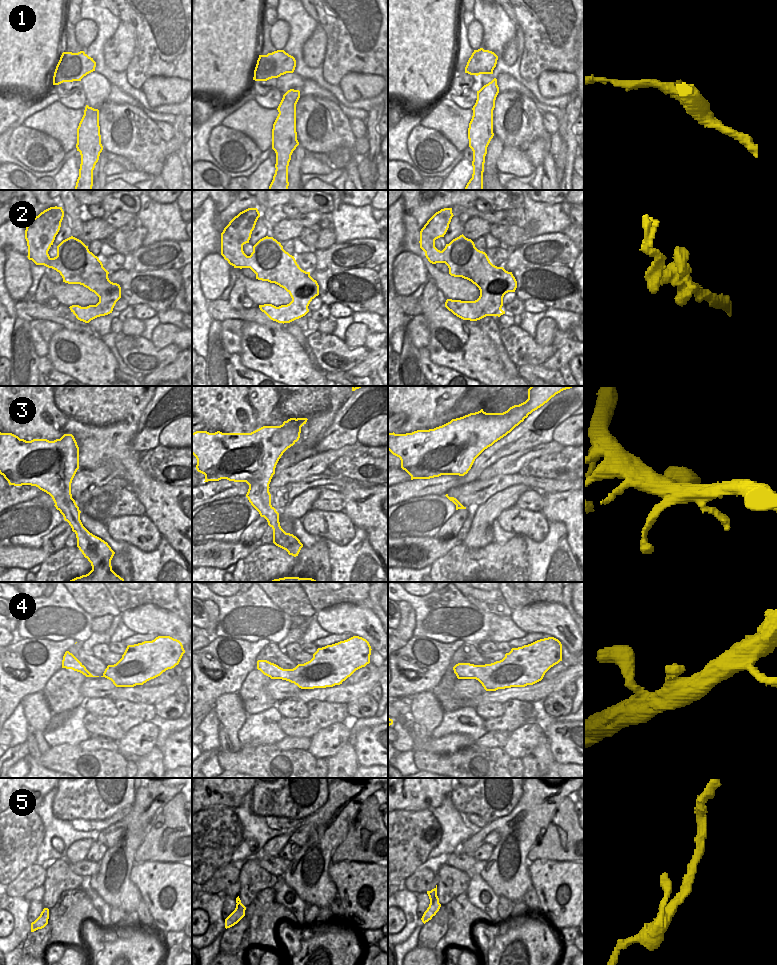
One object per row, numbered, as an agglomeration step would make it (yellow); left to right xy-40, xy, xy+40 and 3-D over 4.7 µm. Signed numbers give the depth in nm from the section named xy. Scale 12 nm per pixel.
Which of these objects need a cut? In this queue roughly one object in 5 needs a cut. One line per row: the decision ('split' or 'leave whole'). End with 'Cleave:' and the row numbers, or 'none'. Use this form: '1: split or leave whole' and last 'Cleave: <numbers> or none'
1: leave whole
2: leave whole
3: leave whole
4: leave whole
5: leave whole
Cleave: none

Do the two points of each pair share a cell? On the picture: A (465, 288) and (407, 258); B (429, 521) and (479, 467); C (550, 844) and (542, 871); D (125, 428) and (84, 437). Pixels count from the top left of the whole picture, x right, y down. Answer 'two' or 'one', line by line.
A: two
B: two
C: two
D: one

